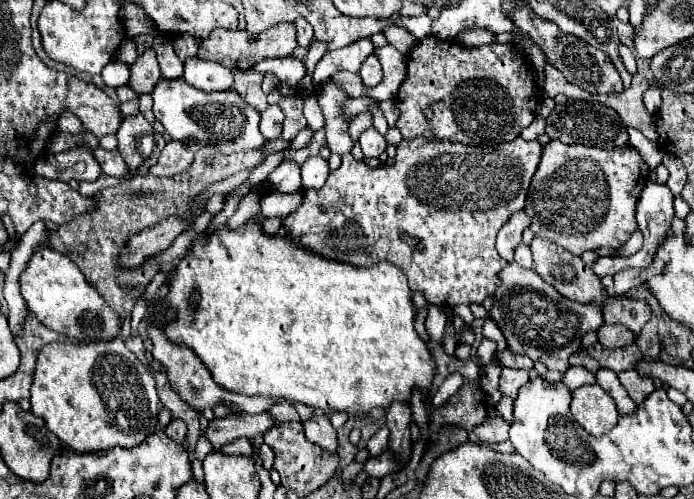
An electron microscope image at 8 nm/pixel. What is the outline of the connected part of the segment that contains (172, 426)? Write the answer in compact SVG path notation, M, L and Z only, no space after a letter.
M172 420L172 422L168 424L168 428L166 428L166 434L168 434L174 442L182 444L182 442L186 440L186 424L184 424L182 420Z

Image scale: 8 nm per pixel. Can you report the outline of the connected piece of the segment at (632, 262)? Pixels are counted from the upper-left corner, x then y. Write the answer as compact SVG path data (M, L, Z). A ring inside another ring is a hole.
M654 182L646 184L636 206L637 226L644 237L642 250L636 252L632 258L614 262L610 266L612 272L610 276L628 268L634 270L648 268L648 262L652 262L652 254L656 252L656 242L660 242L664 234L670 234L670 222L674 218L672 200L674 196L666 184L654 184Z

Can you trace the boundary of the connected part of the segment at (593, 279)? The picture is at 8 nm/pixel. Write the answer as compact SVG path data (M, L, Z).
M534 238L530 244L532 256L534 256L534 270L540 274L540 278L544 282L548 282L550 286L554 286L562 296L574 300L574 302L582 302L582 304L590 304L596 300L602 300L606 296L606 288L602 286L600 278L592 272L592 268L588 268L580 256L574 256L572 252L564 250L562 246L556 246L548 240L542 238Z

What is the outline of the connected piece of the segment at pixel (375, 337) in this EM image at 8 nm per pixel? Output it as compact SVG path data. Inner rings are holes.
M248 222L246 226L242 226L238 230L220 228L208 240L208 244L200 244L196 240L192 250L176 266L168 288L170 288L168 302L178 314L178 320L166 328L168 338L176 344L186 344L188 348L192 348L198 354L198 358L206 364L212 378L222 388L226 388L230 392L244 394L244 396L286 398L290 402L306 404L314 410L348 412L348 414L354 414L358 418L368 416L372 408L388 410L388 406L394 400L410 402L414 388L418 388L426 398L430 396L430 386L432 386L434 376L436 376L436 362L434 362L434 356L428 350L426 342L416 334L416 328L414 328L416 308L412 304L412 292L408 288L408 280L406 280L402 270L396 270L396 266L388 266L388 262L380 262L380 266L372 266L372 268L364 268L364 270L360 270L356 266L342 266L338 262L328 262L324 258L316 258L314 254L308 254L308 250L296 250L296 246L292 246L292 242L288 242L286 238L264 236L262 230L260 230L260 224ZM194 288L198 288L200 296L202 296L200 306L196 308L196 312L192 312L190 304L188 304L188 296Z

